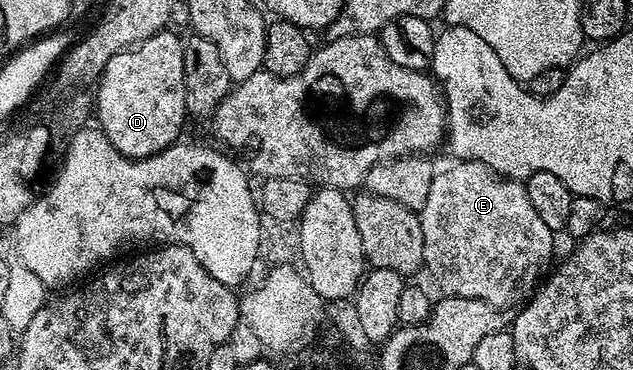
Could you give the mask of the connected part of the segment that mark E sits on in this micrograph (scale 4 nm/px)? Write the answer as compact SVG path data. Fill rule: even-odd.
M456 160L451 164L453 166L436 173L426 195L426 204L418 212L422 224L424 266L447 297L482 300L497 308L507 307L516 285L551 256L554 232L546 228L534 204L530 204L523 181L501 178L480 162Z

